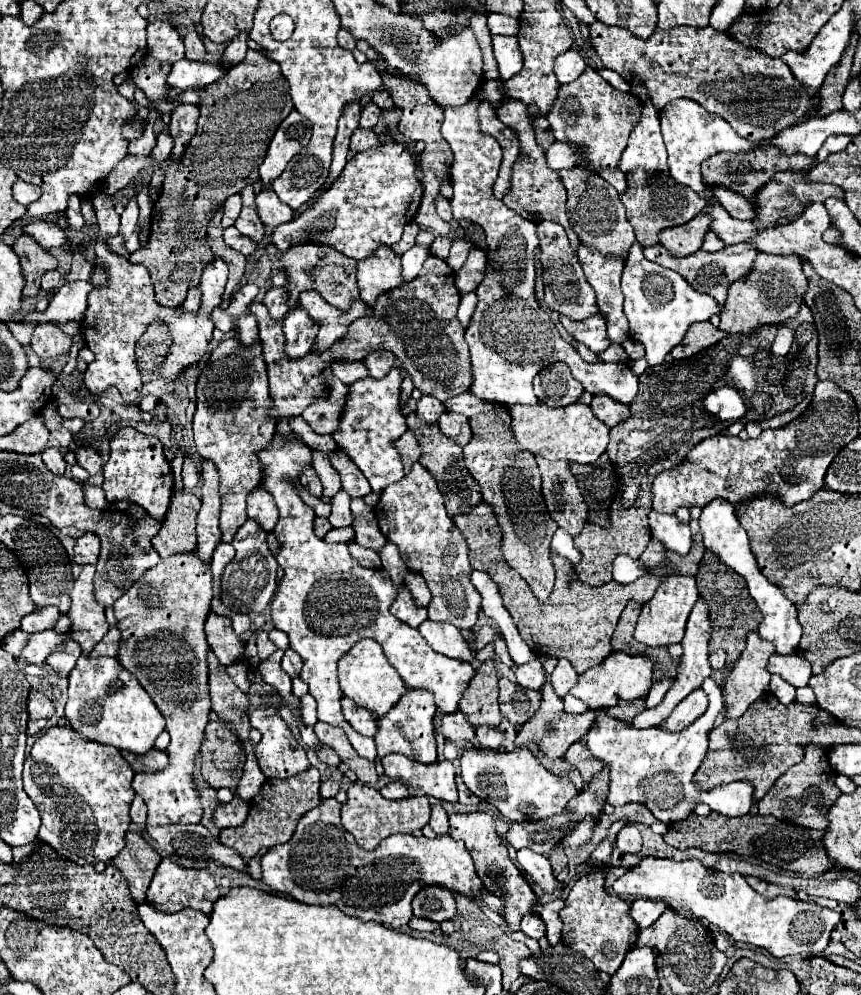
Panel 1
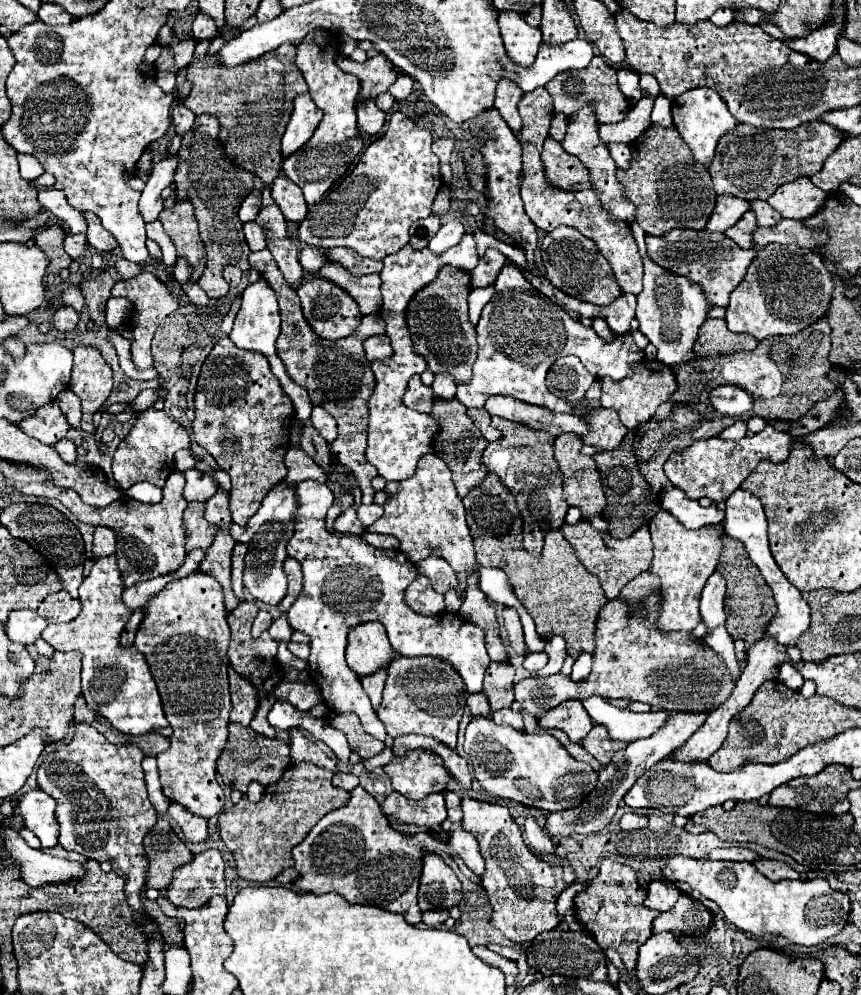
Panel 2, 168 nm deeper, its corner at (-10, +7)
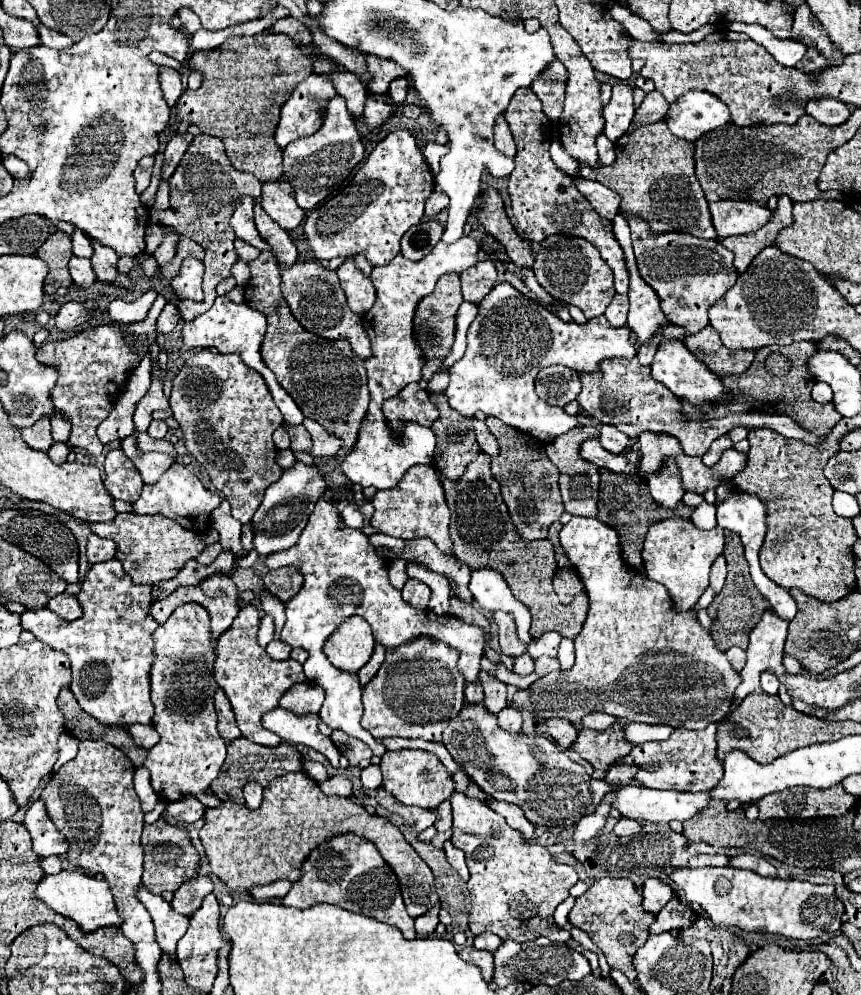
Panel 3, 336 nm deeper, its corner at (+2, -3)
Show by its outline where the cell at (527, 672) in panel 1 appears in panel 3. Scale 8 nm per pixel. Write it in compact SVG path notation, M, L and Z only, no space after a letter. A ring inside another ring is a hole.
M528 654L514 658L514 672L516 674L530 674L534 670L534 660Z

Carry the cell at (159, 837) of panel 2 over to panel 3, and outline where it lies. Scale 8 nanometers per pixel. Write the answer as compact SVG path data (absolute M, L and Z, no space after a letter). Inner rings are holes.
M158 818L154 824L144 824L142 832L142 846L144 846L144 874L142 884L156 894L162 892L176 892L186 880L192 880L198 876L200 868L200 856L194 850L188 830L170 824L164 818Z

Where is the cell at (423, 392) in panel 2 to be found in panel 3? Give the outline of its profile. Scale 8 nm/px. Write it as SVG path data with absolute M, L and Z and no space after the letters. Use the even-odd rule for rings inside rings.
M408 384L398 396L388 398L382 412L394 430L400 430L408 422L430 426L438 418L438 408L432 404L430 394L418 384Z

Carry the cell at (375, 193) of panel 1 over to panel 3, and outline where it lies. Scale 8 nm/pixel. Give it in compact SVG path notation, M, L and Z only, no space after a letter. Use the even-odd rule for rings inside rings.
M396 130L376 144L356 176L356 182L346 186L346 192L308 214L304 222L306 242L318 260L364 254L372 266L388 264L400 254L404 232L420 224L424 216L424 202L434 190L432 172L414 136L408 130Z

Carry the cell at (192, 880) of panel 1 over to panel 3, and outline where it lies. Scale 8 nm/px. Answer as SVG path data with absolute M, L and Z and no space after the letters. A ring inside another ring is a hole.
M198 876L194 880L188 880L184 882L176 892L174 892L174 898L172 898L172 908L180 914L186 914L186 916L192 916L200 904L202 904L202 898L206 894L210 894L214 888L212 880L210 878L204 878L204 876Z

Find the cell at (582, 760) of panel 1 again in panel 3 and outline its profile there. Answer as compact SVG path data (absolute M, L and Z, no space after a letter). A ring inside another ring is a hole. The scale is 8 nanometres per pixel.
M614 722L606 730L582 728L572 748L594 768L608 770L618 758L626 756L634 746L624 738L624 724Z

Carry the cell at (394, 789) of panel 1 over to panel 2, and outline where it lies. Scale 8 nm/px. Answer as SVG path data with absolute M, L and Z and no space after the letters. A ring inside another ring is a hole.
M414 752L404 758L394 756L394 760L388 766L384 766L384 772L392 780L392 790L400 792L402 796L406 796L410 800L422 800L432 792L442 792L450 780L448 772L442 766L442 760L432 752Z

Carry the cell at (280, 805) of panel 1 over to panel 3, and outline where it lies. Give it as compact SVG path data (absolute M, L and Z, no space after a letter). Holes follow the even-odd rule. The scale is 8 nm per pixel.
M292 772L272 780L264 788L264 802L258 810L250 810L236 802L222 802L216 808L206 808L200 840L212 872L226 884L226 890L246 892L246 888L262 886L278 878L298 882L304 860L316 846L334 834L356 834L376 844L398 878L406 910L412 918L418 918L438 904L432 870L404 840L402 832L388 818L368 814L354 798L326 796L318 782L306 776L306 772Z

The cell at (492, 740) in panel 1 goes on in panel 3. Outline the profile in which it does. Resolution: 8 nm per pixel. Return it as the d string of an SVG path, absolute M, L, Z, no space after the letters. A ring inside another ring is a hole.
M506 706L500 714L498 714L498 724L506 730L506 732L520 732L522 728L522 716L514 706Z

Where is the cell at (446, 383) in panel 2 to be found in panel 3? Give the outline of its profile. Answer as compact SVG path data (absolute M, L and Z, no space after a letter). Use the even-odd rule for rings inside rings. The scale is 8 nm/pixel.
M446 370L436 372L436 374L432 376L432 380L428 382L428 392L444 392L446 386L448 386L448 382L450 382L450 376L448 376Z

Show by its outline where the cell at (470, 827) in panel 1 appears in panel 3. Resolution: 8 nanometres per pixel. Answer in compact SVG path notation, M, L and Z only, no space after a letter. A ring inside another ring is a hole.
M454 792L450 796L450 802L452 802L452 812L454 812L450 842L466 854L466 862L470 868L468 892L470 892L472 906L470 906L468 926L470 926L472 934L492 932L492 934L500 936L502 940L514 940L514 942L528 942L528 940L536 940L540 936L546 936L554 942L568 942L572 936L570 936L570 932L556 926L554 910L560 902L564 902L570 896L570 888L578 882L576 870L568 864L556 862L544 846L530 844L528 840L524 840L520 830L510 828L506 824L506 820L500 814L496 814L482 800L470 798L462 792Z

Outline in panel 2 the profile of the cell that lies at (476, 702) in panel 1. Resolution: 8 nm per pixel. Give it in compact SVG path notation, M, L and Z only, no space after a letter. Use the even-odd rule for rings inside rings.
M492 662L484 678L484 694L488 696L490 710L510 708L514 702L514 666L504 662Z

